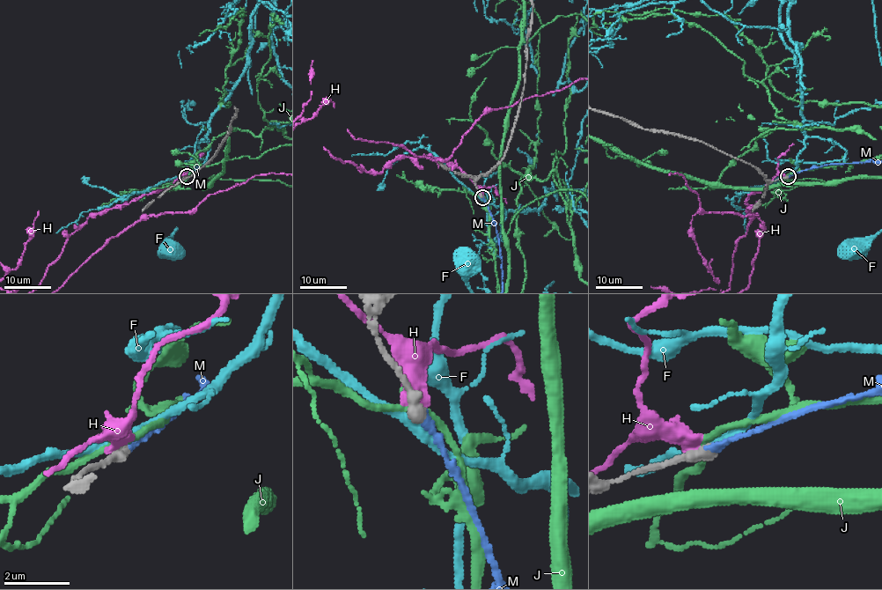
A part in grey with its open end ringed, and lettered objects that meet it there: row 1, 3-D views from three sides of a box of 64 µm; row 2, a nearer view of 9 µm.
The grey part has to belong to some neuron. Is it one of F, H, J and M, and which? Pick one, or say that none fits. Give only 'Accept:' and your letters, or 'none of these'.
Accept: M

